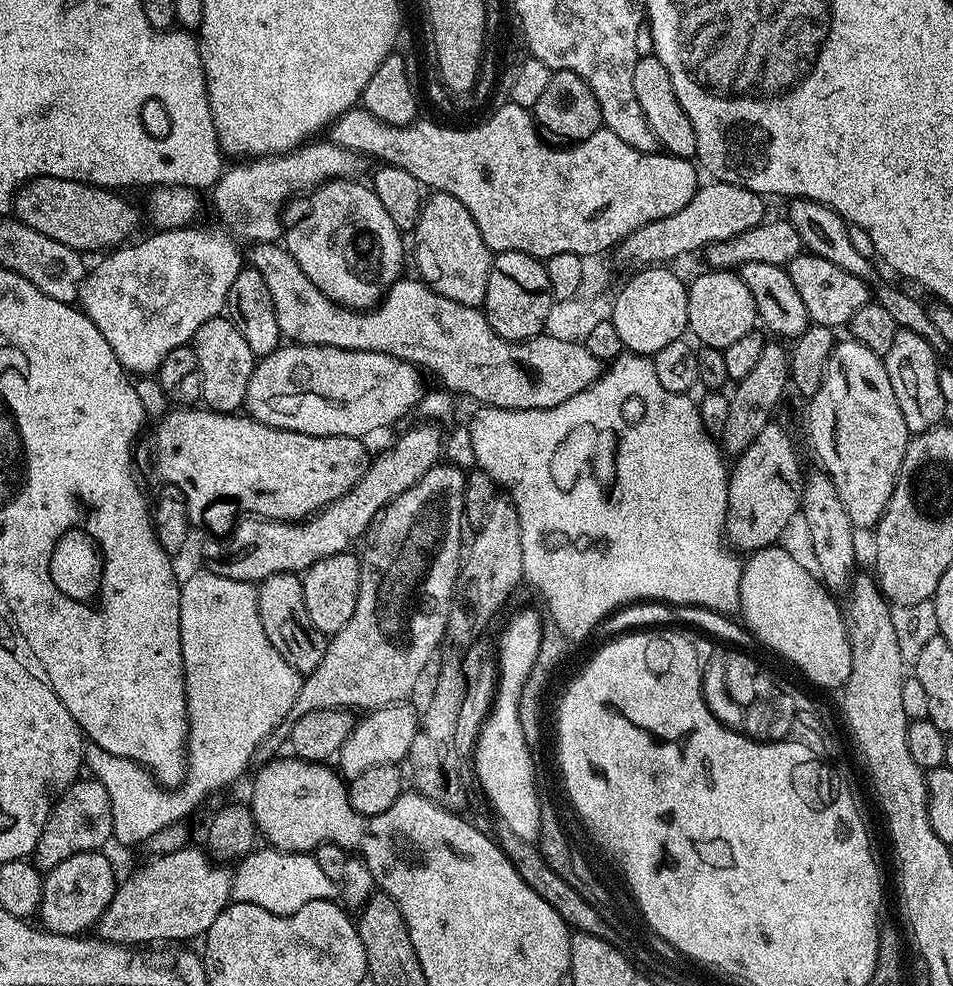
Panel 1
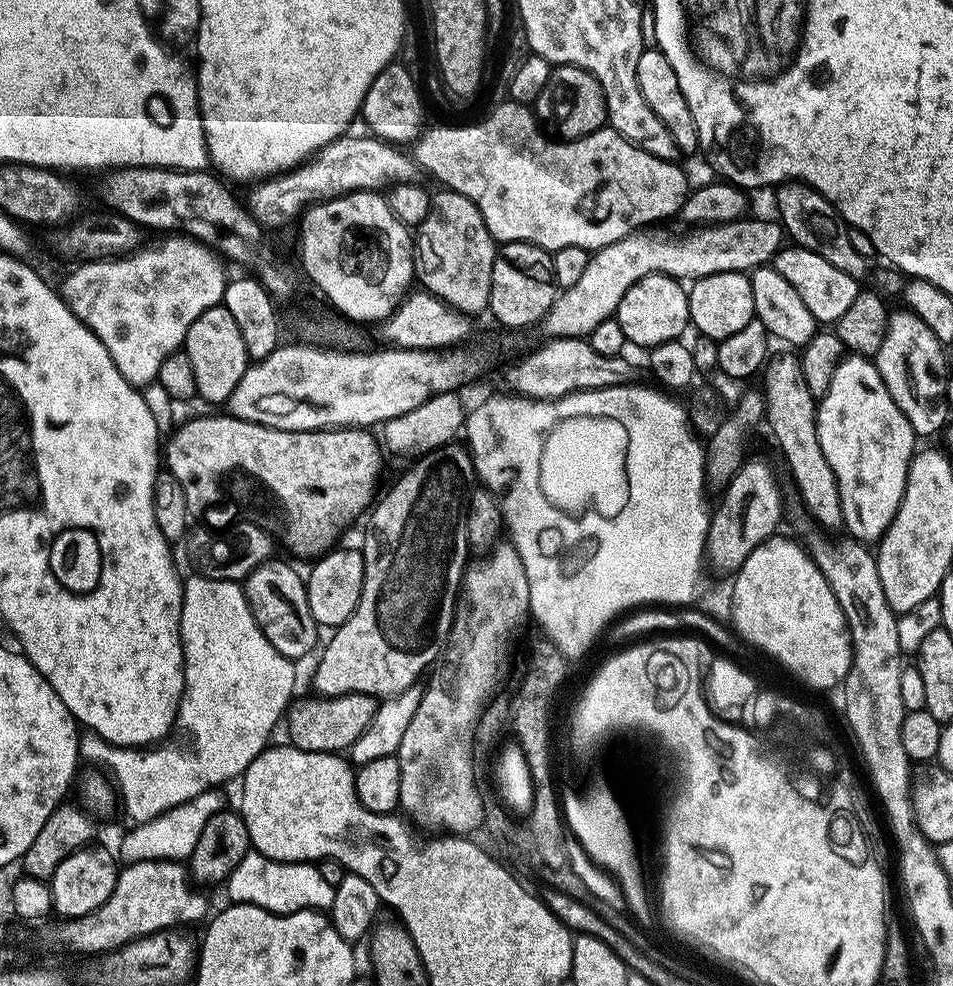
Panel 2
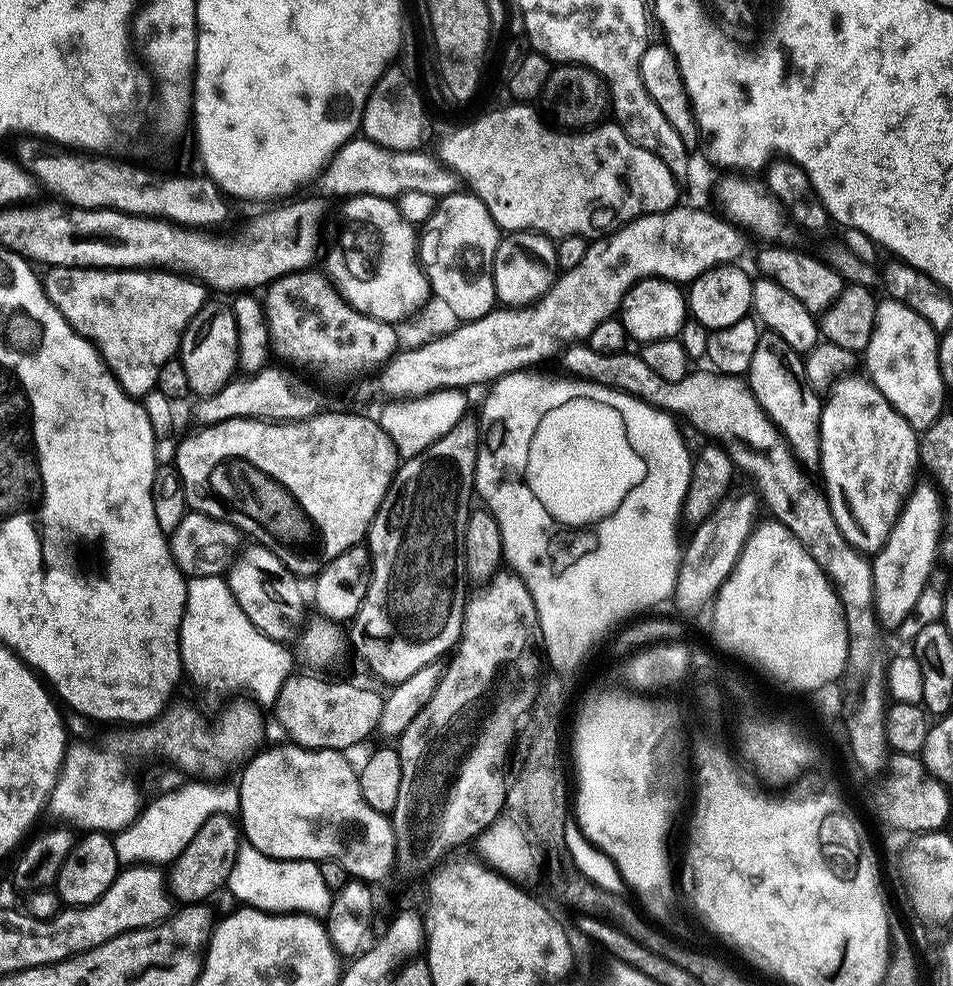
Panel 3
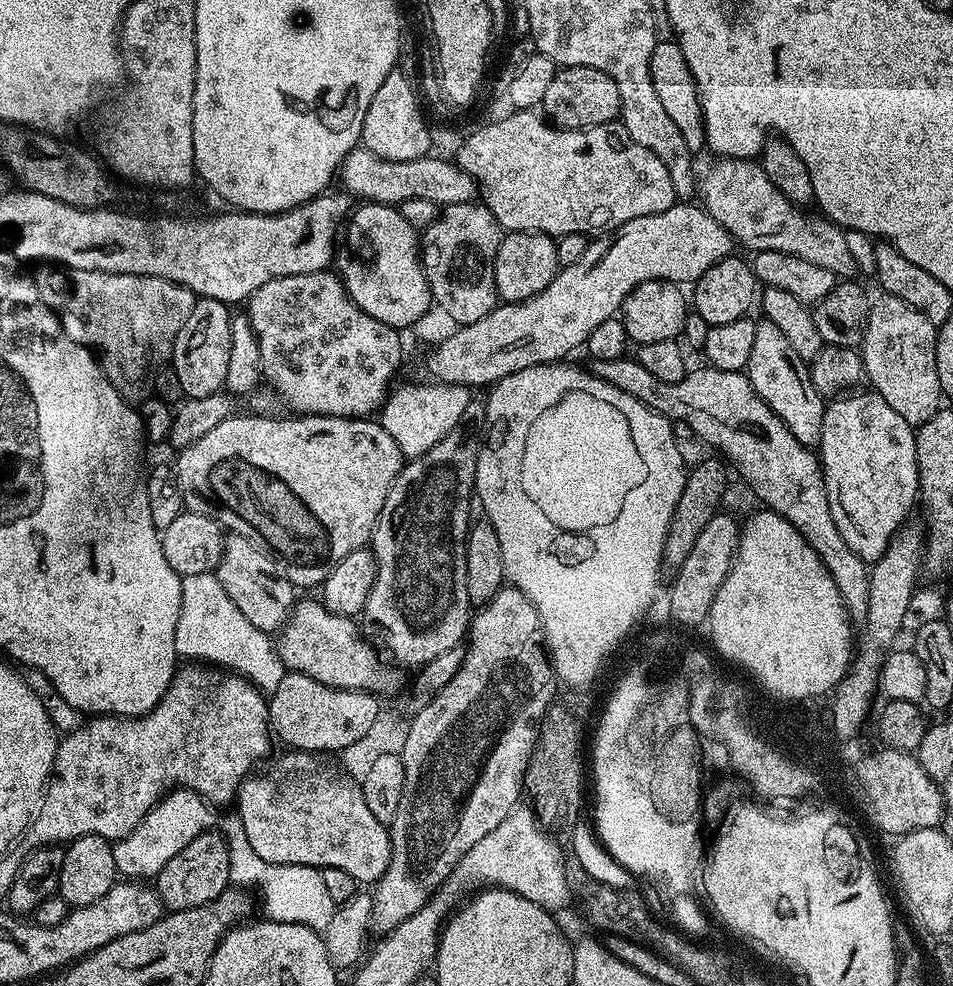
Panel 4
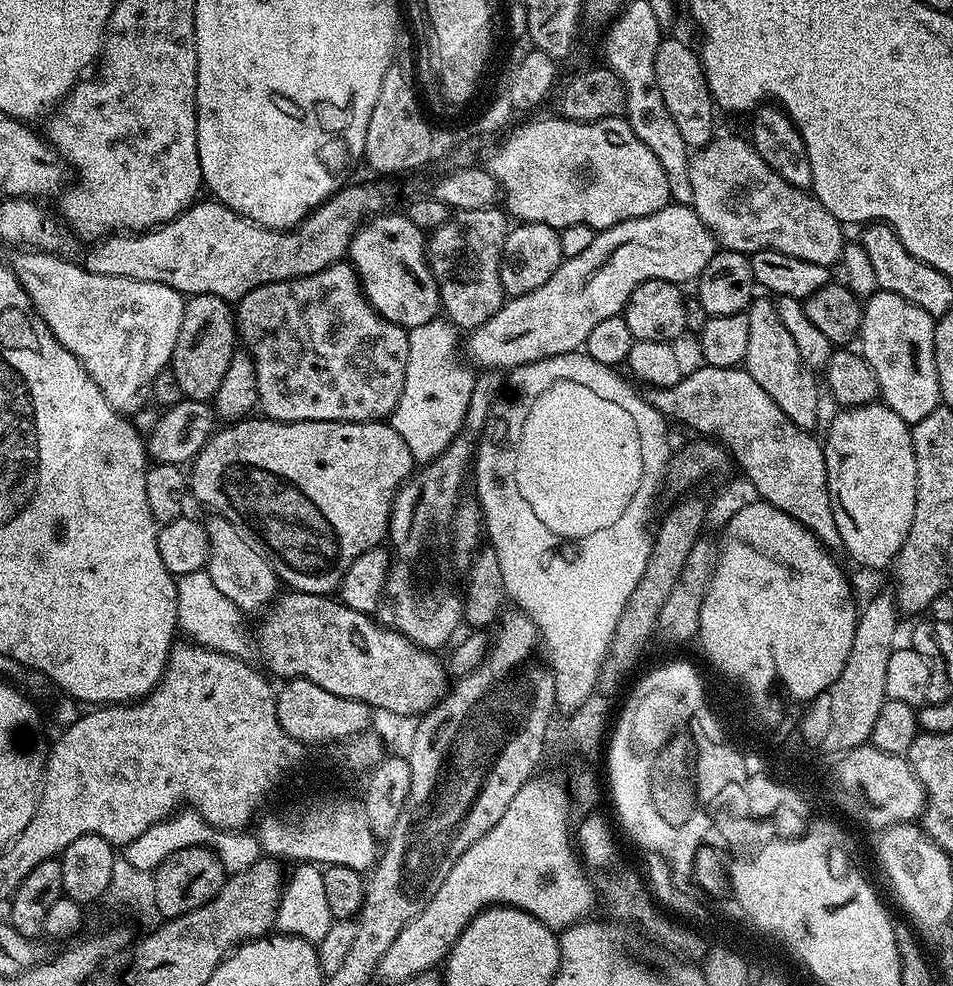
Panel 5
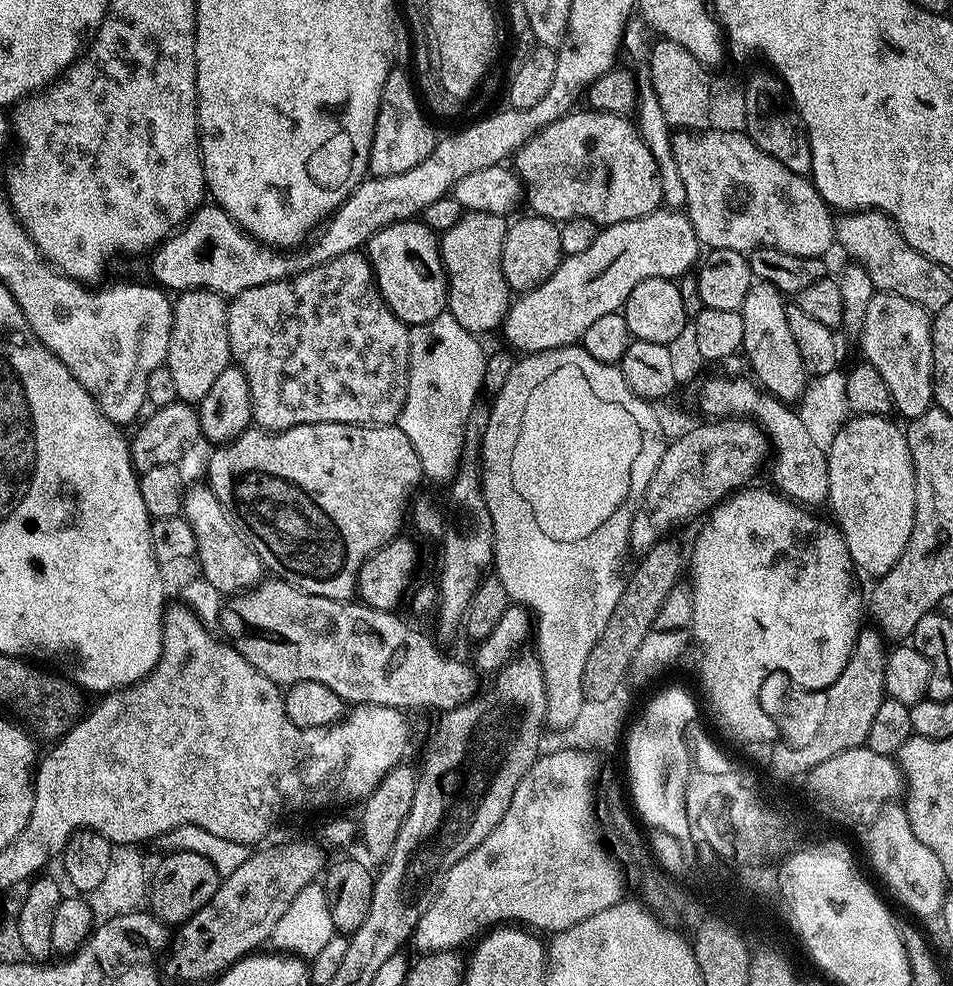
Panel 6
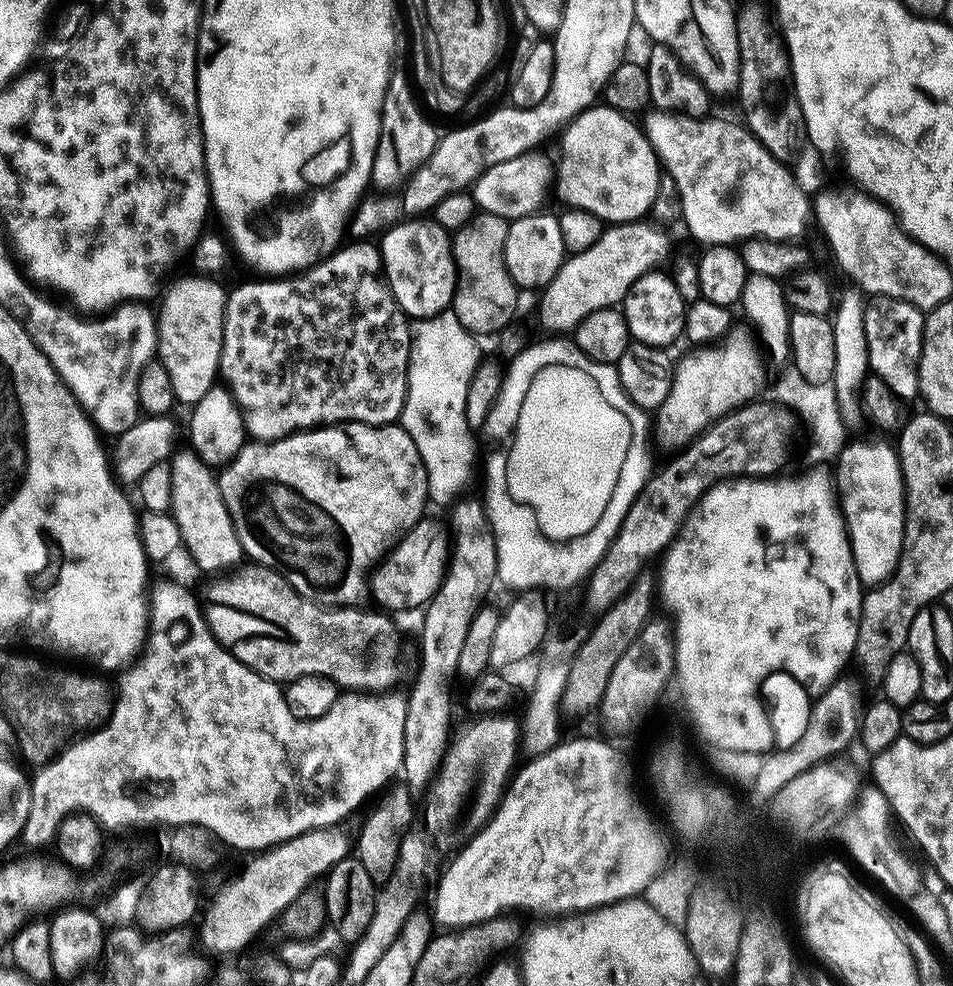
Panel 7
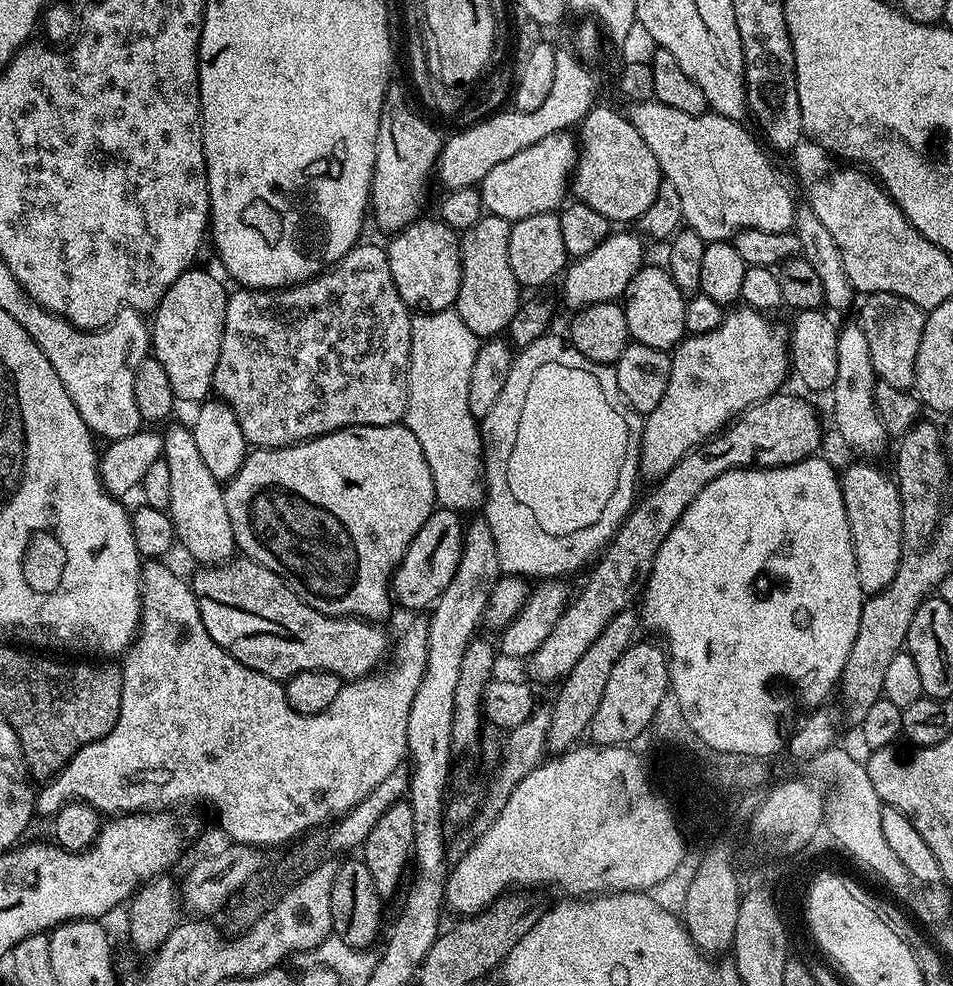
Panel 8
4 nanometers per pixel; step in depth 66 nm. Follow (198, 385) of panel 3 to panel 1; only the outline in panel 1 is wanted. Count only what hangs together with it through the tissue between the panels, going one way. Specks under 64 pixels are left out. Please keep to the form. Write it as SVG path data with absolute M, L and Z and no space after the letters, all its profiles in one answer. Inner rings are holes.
M221 314L210 318L210 322L198 329L194 347L198 354L198 364L202 366L203 403L211 411L236 414L245 407L247 390L258 357L250 350L250 342L246 342L243 327L235 319L227 320L226 317L227 315Z

